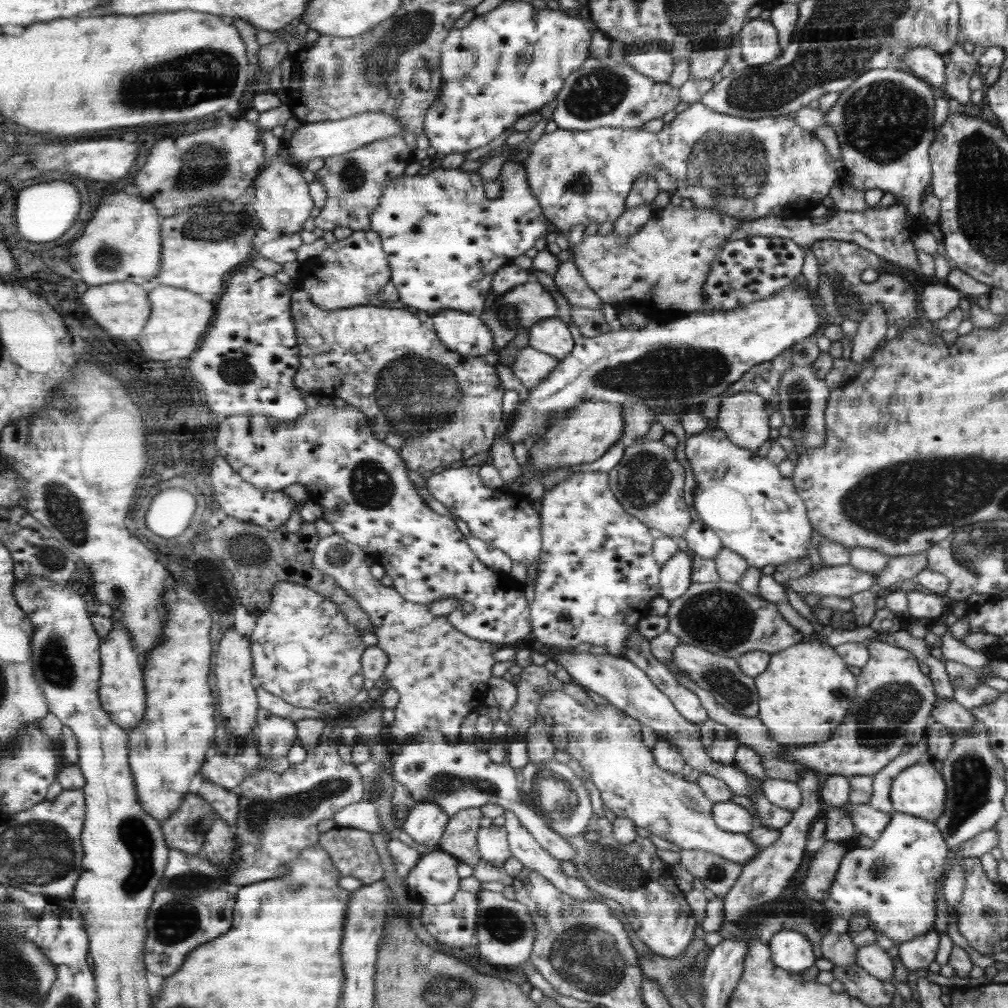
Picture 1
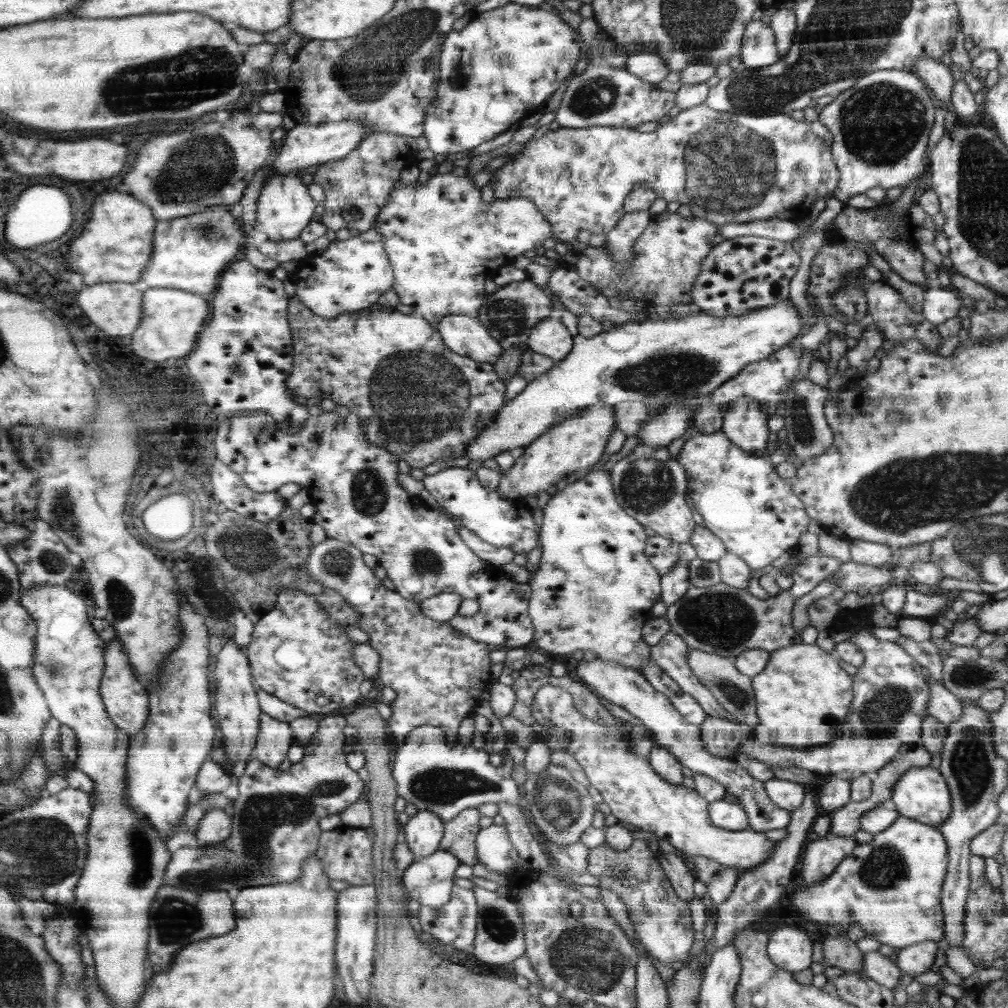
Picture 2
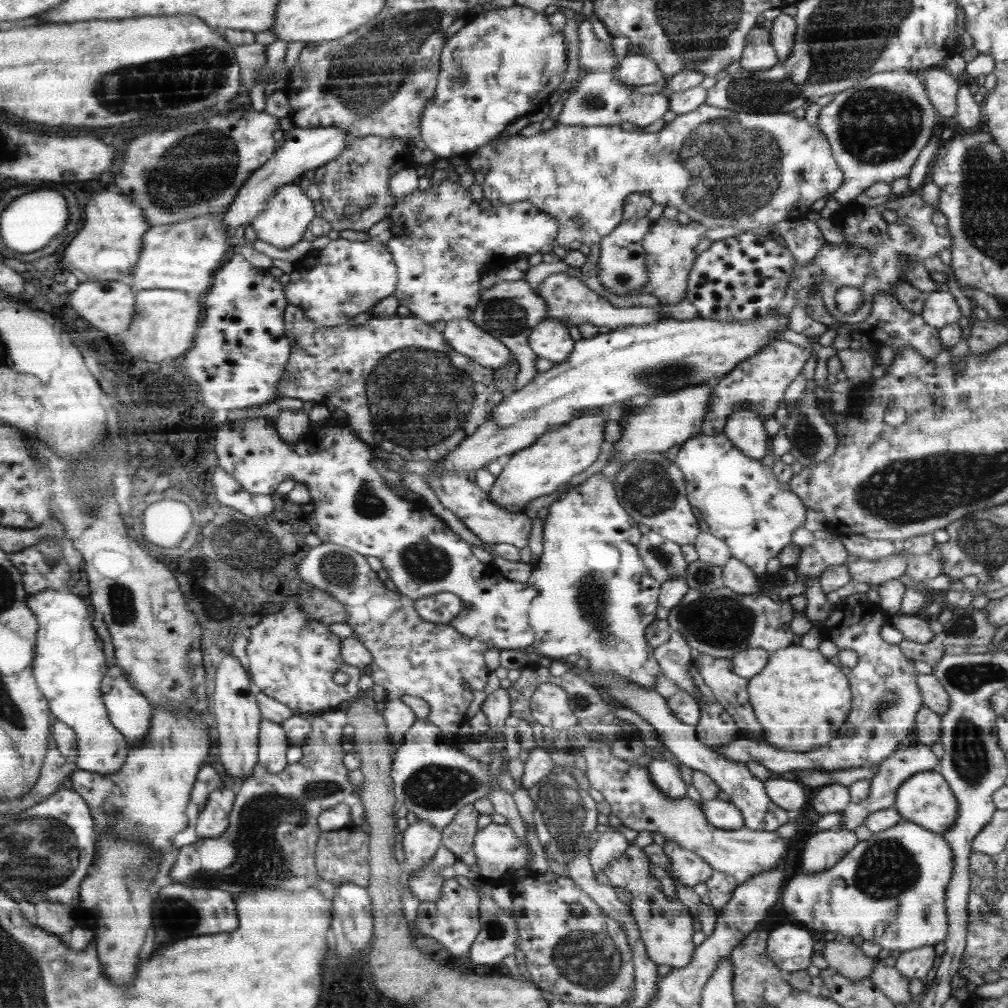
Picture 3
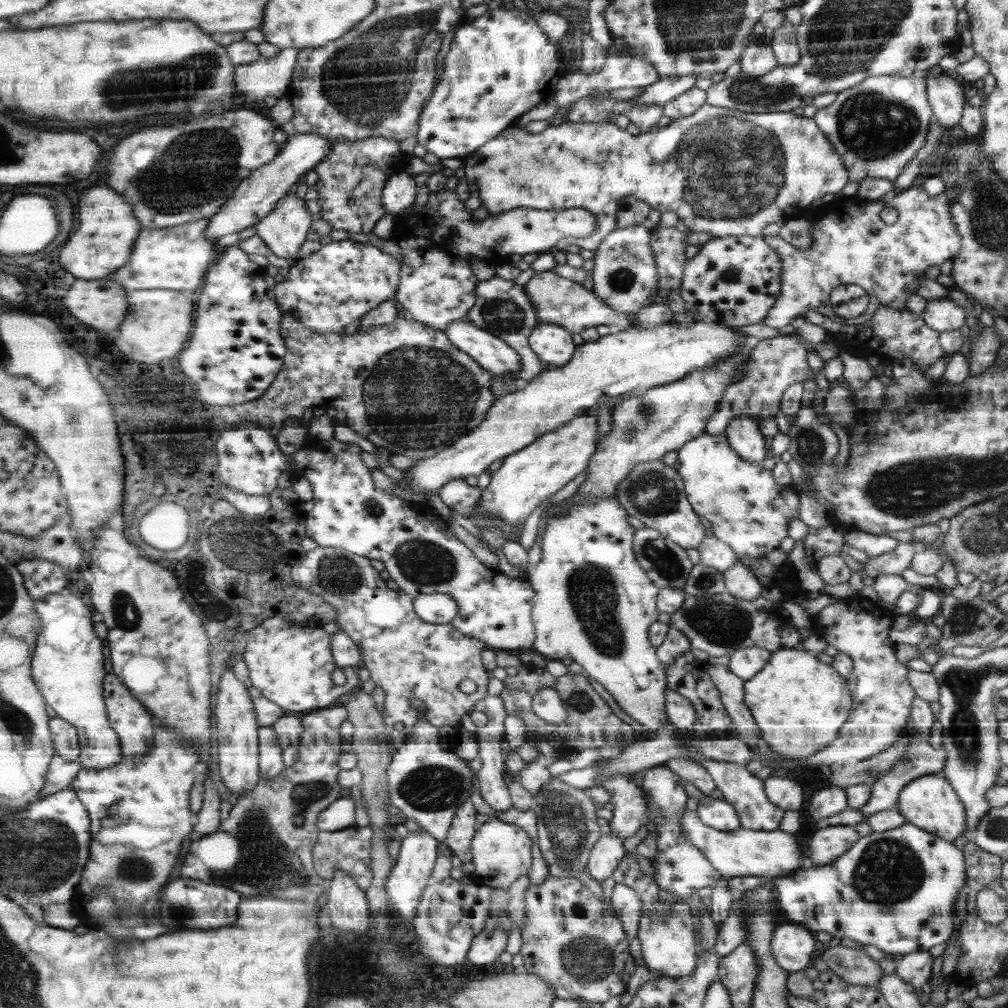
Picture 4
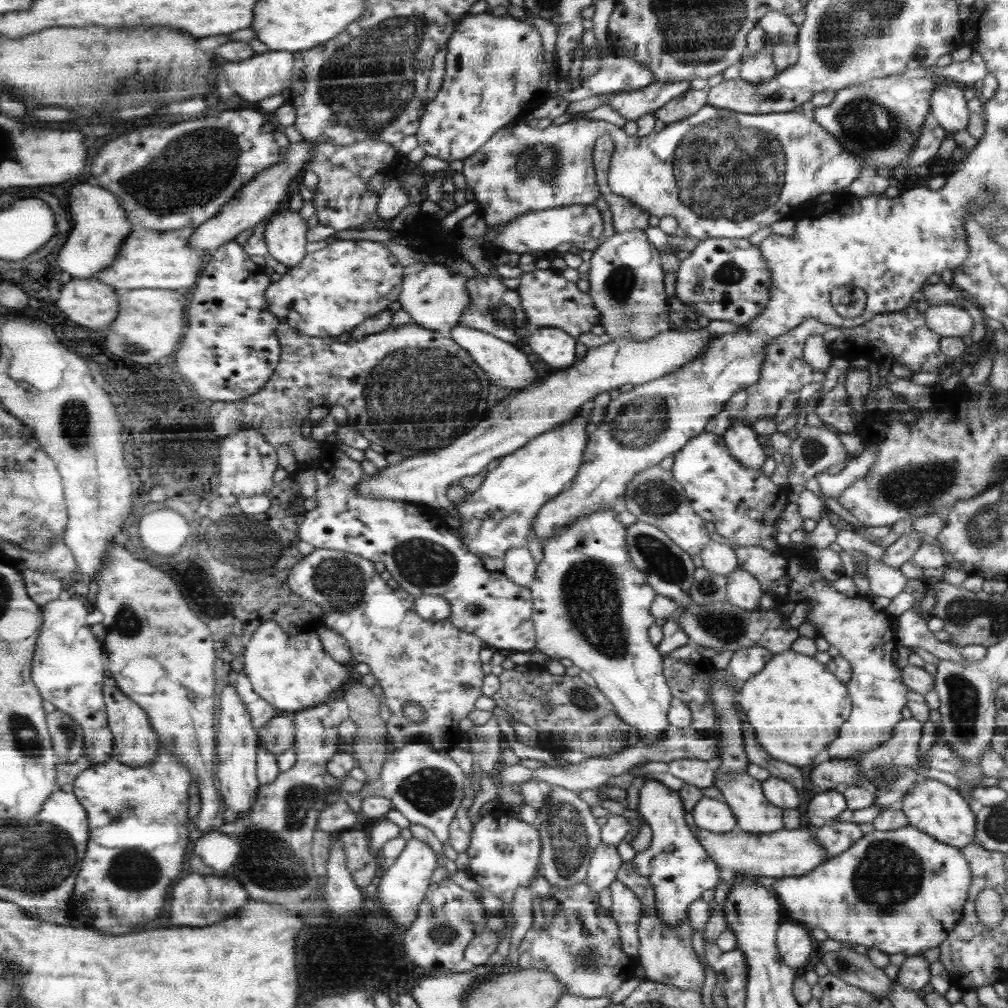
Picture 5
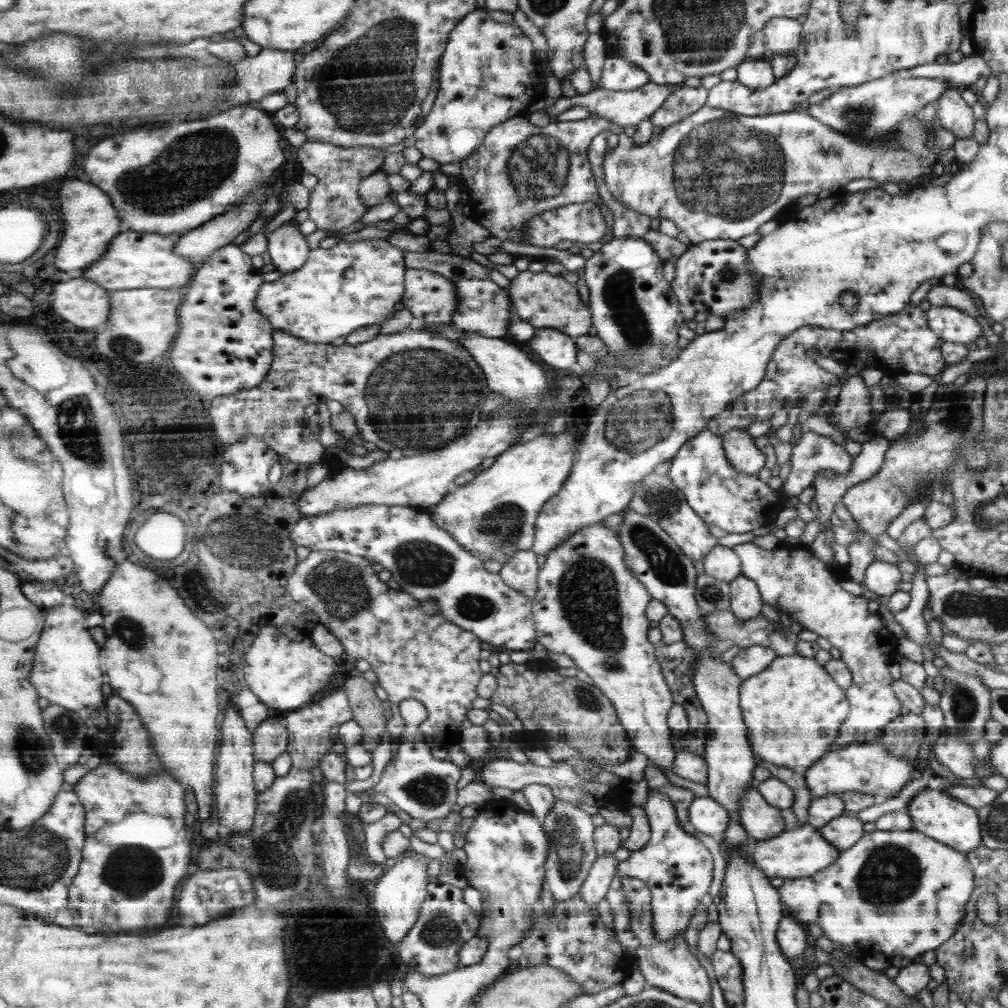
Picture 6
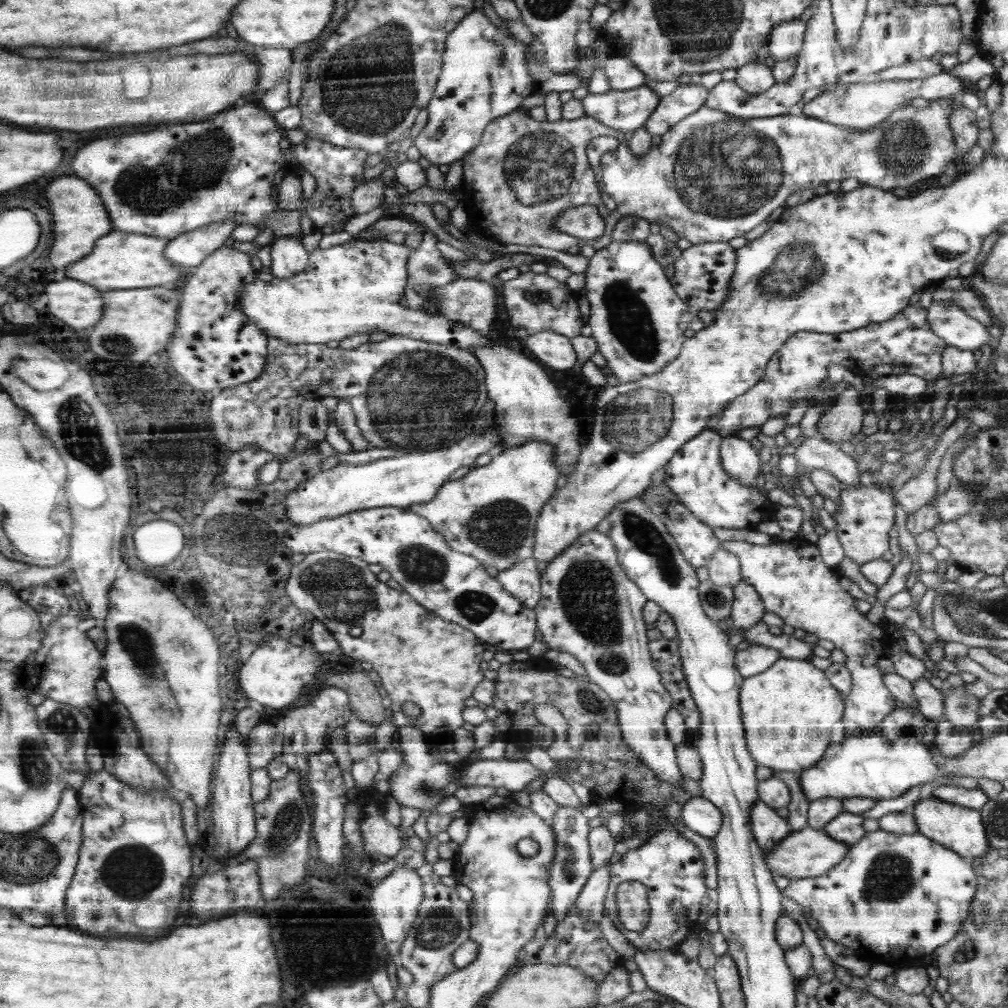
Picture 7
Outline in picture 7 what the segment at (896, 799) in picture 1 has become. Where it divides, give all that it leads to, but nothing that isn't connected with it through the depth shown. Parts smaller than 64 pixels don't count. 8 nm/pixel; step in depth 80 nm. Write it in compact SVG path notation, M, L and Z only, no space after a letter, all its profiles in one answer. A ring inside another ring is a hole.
M934 798L919 800L911 809L917 832L927 835L928 838L935 839L956 854L969 860L984 856L990 848L990 839L987 837L987 829L983 825L982 815L979 810L972 807L958 806L955 803L944 802L943 799Z

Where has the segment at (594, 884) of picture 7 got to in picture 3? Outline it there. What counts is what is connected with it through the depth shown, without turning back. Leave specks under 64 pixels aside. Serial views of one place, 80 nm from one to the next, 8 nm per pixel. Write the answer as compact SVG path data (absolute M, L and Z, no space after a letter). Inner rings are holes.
M606 831L600 834L599 839L589 848L589 863L593 871L600 872L612 861L620 858L630 842L620 831Z

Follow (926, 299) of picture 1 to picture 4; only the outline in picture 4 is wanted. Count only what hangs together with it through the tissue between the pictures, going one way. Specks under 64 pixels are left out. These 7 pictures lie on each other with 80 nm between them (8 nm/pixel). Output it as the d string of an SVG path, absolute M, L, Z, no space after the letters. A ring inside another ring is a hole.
M947 298L928 300L925 309L920 313L932 330L956 330L964 326L966 314L964 310Z

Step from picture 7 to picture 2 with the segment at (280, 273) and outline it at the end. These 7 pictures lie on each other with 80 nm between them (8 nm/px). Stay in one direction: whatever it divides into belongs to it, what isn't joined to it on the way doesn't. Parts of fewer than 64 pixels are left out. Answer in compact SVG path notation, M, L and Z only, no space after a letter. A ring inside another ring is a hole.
M300 173L271 174L266 176L263 187L256 202L256 223L251 230L264 232L267 240L282 242L294 240L301 235L302 230L310 224L314 216L316 202L306 190L306 184L302 184Z

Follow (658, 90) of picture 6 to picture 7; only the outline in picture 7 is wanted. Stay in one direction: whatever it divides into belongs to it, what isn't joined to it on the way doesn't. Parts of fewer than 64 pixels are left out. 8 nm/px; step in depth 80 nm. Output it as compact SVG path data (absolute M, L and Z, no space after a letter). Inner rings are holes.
M644 84L630 90L610 90L596 95L588 93L581 101L586 115L625 133L643 126L660 99Z

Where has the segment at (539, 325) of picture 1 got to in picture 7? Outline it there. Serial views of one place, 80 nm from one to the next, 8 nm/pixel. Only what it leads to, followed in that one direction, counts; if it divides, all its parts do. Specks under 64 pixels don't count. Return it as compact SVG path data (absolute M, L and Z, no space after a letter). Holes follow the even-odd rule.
M553 330L527 335L526 348L533 353L535 360L541 361L550 370L568 370L578 358L571 338Z

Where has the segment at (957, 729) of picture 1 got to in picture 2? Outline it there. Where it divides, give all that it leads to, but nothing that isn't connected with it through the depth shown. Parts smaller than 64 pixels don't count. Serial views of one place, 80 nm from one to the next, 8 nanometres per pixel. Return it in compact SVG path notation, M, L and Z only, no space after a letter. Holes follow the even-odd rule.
M928 677L928 687L931 688L931 698L927 702L927 714L949 725L961 715L961 702L950 693L940 682Z

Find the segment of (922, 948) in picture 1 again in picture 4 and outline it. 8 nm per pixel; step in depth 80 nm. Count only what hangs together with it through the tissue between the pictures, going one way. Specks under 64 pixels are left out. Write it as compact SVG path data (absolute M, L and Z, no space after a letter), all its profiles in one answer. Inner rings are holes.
M917 951L895 958L896 971L906 984L911 984L916 991L931 979L934 958L928 951Z

